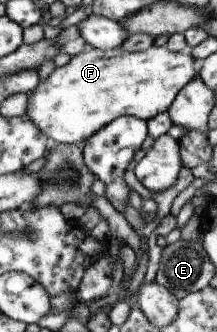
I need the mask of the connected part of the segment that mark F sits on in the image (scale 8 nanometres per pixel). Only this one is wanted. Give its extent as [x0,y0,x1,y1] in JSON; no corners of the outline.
[25,44,198,145]

